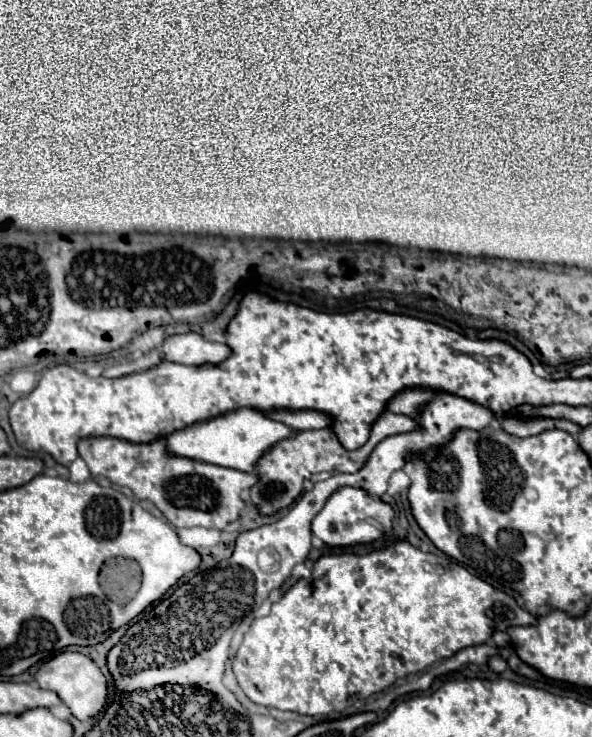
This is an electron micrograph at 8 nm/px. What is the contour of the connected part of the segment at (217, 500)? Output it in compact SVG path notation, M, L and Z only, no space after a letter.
M91 436L79 442L79 456L93 476L105 476L115 486L131 488L133 498L139 502L153 502L175 528L205 526L223 530L229 522L237 520L239 510L245 506L241 492L257 482L255 474L173 456L163 438L149 444L135 444L121 438Z

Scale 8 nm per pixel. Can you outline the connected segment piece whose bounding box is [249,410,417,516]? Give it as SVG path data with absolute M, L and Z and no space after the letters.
M385 410L381 414L381 418L377 418L377 422L373 422L369 440L357 450L345 450L341 446L339 438L335 436L333 428L295 432L295 436L273 444L257 460L255 470L257 470L259 482L249 490L249 500L257 506L259 514L263 514L263 516L275 514L275 512L279 512L279 510L283 510L283 508L287 508L295 502L295 498L303 492L305 480L309 480L311 476L315 476L323 470L327 470L327 472L357 472L365 464L371 450L383 438L393 436L393 434L403 434L403 432L409 432L409 430L417 430L417 420L413 420L409 416L403 416L403 414L391 414L389 410Z

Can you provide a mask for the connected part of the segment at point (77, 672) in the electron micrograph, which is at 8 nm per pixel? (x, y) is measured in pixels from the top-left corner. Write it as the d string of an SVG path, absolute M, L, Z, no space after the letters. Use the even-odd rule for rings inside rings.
M65 650L57 654L55 658L47 660L37 672L35 682L39 688L55 692L71 710L71 714L77 720L87 720L91 716L97 716L107 706L107 680L101 674L101 670L95 666L95 662L79 652Z

